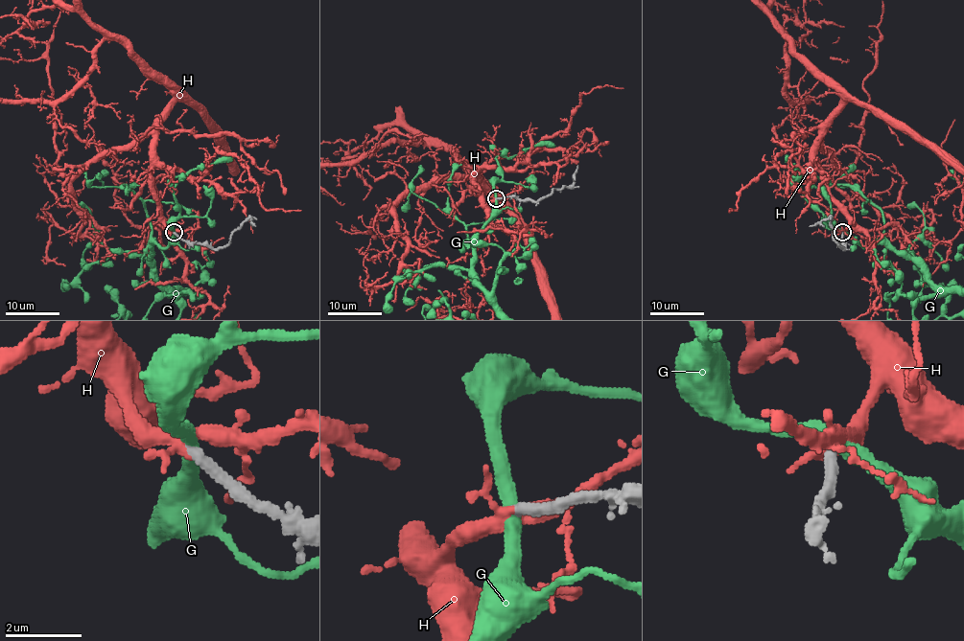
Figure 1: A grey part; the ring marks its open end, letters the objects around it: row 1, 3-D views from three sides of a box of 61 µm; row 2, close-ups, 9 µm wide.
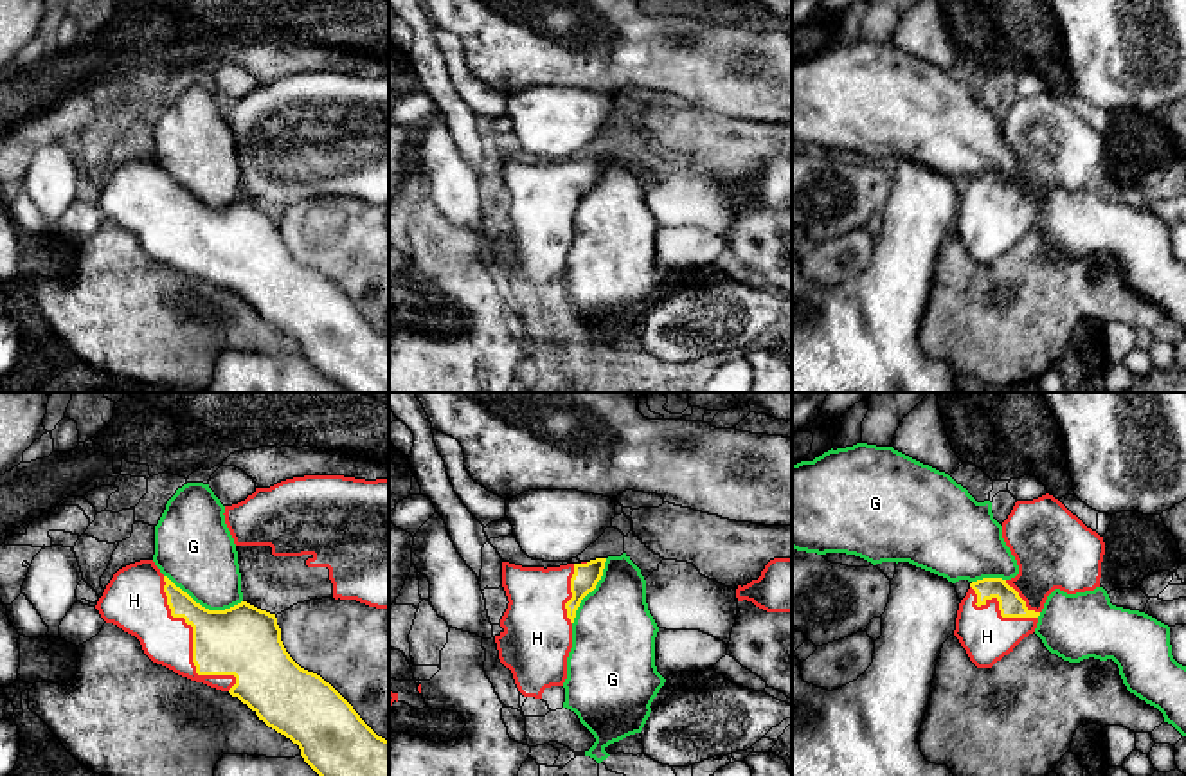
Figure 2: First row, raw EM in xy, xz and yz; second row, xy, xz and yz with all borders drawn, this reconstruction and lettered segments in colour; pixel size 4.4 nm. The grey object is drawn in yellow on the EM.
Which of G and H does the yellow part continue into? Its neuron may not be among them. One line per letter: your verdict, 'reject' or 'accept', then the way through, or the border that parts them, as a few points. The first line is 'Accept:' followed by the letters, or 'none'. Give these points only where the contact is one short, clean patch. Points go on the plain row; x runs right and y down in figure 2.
Accept: H
G: reject
H: accept

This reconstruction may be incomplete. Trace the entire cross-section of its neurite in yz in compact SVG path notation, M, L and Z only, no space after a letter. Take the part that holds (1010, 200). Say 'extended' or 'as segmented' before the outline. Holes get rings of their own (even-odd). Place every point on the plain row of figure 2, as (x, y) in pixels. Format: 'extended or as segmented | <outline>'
extended | M1049 90L1017 97L1002 119L1002 135L1019 171L972 178L956 214L954 232L977 265L992 265L1035 229L1055 185L1094 187L1101 175L1103 133Z

